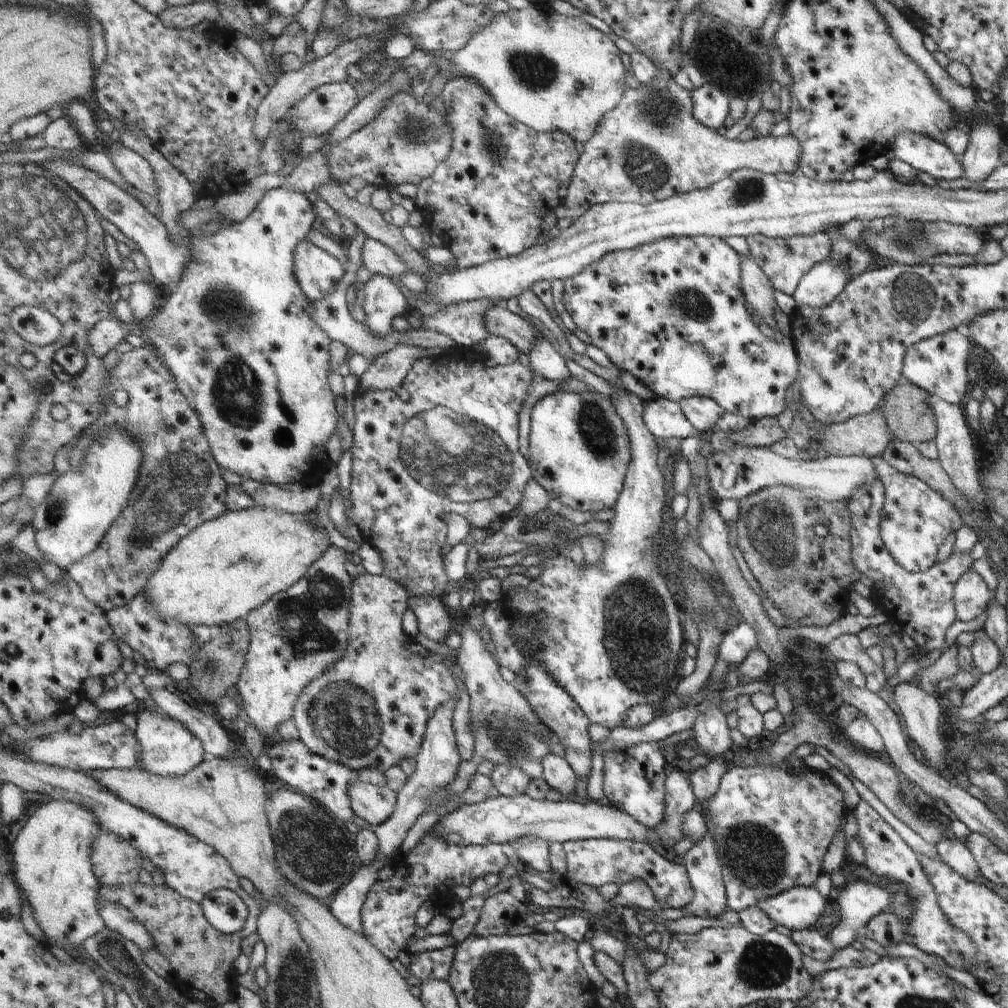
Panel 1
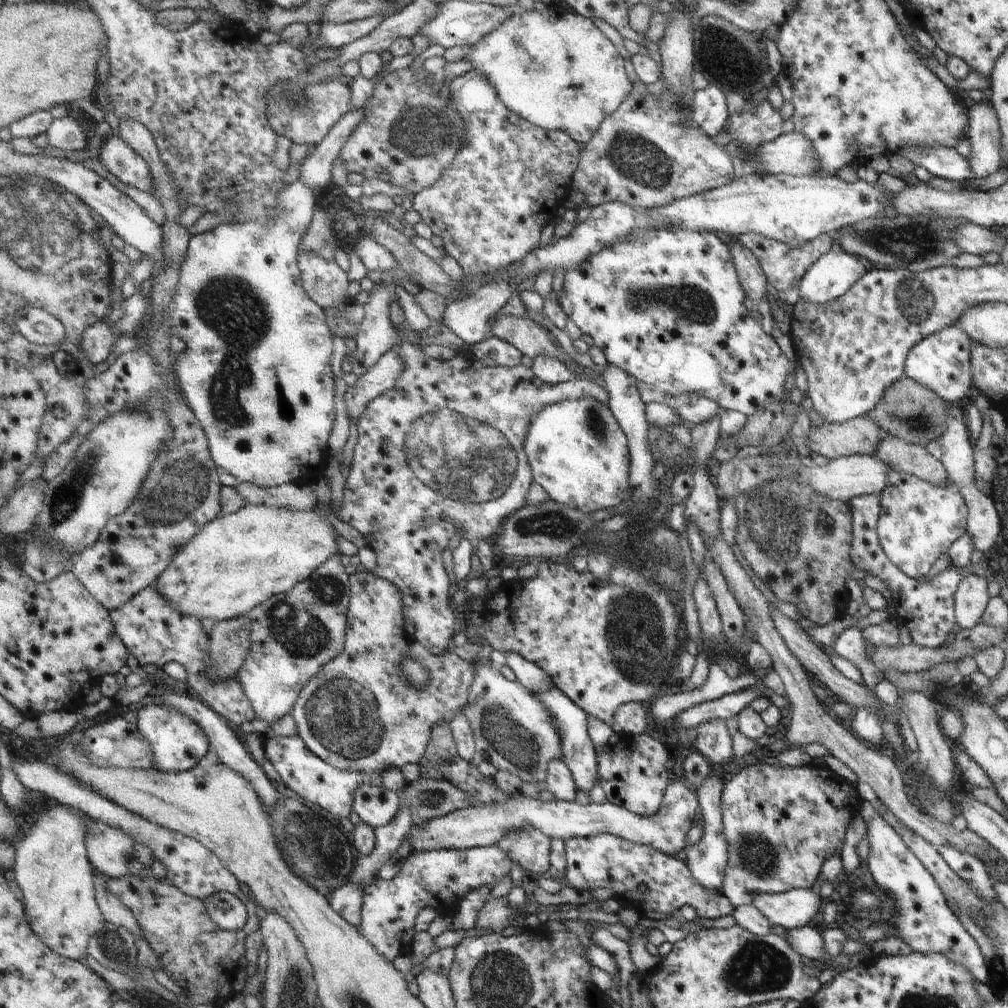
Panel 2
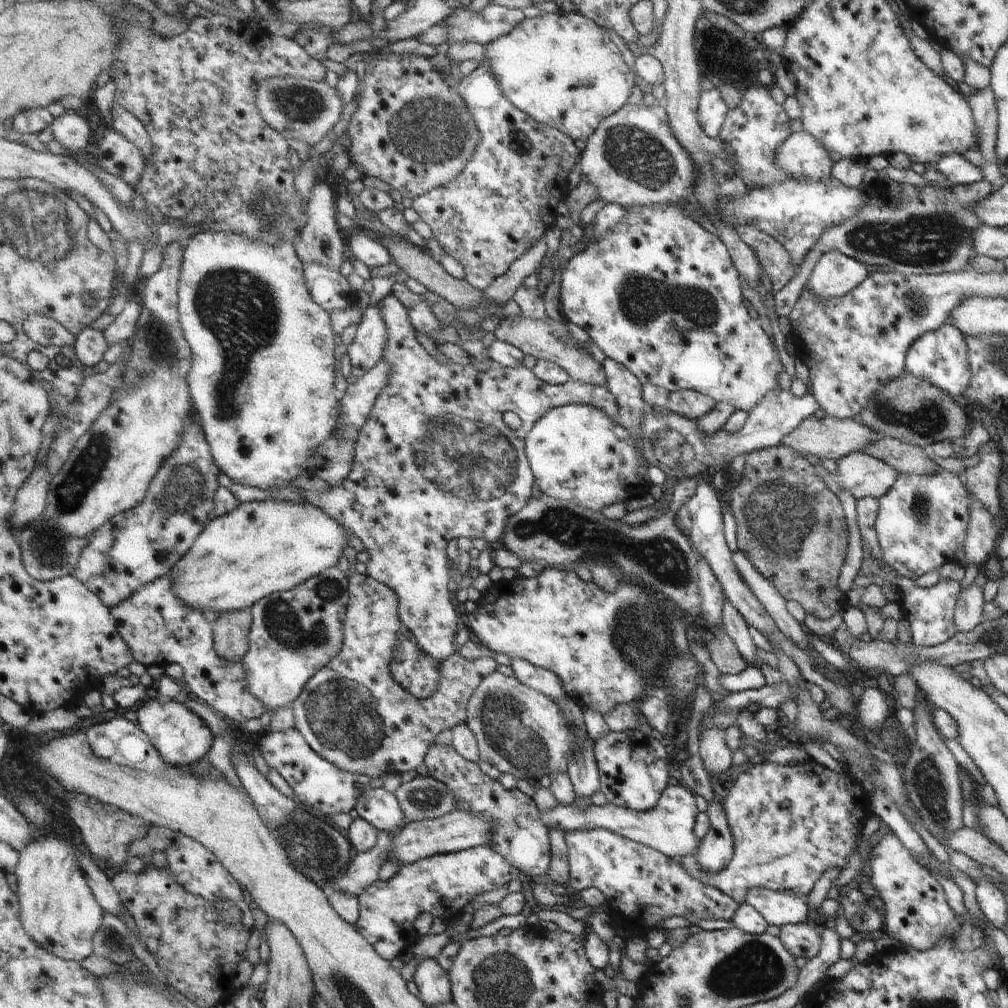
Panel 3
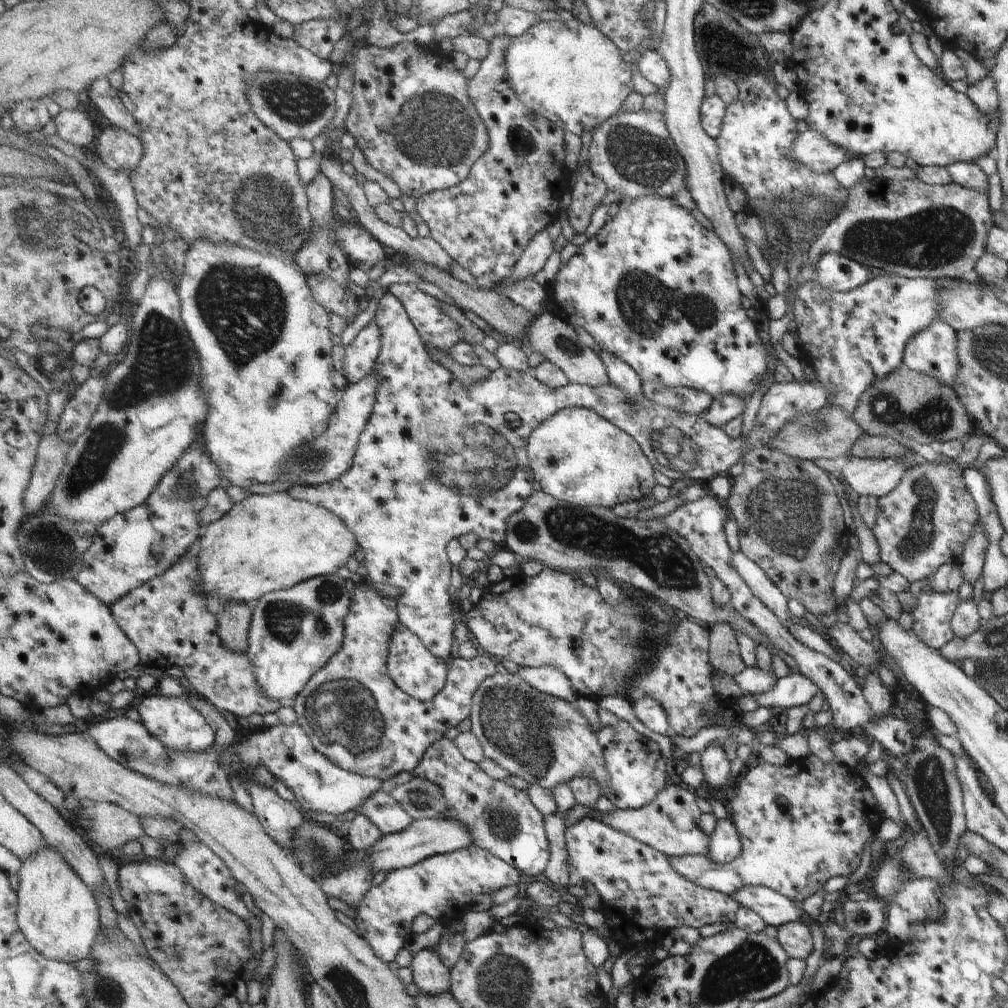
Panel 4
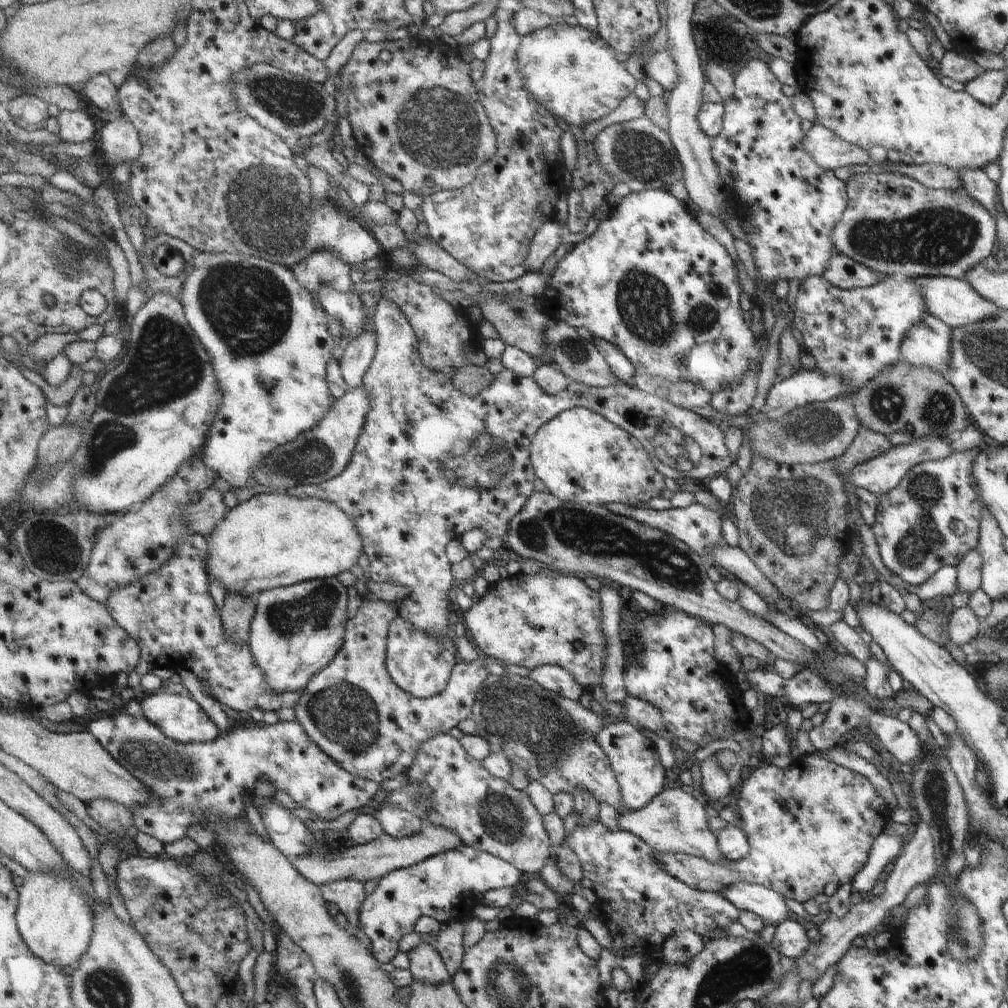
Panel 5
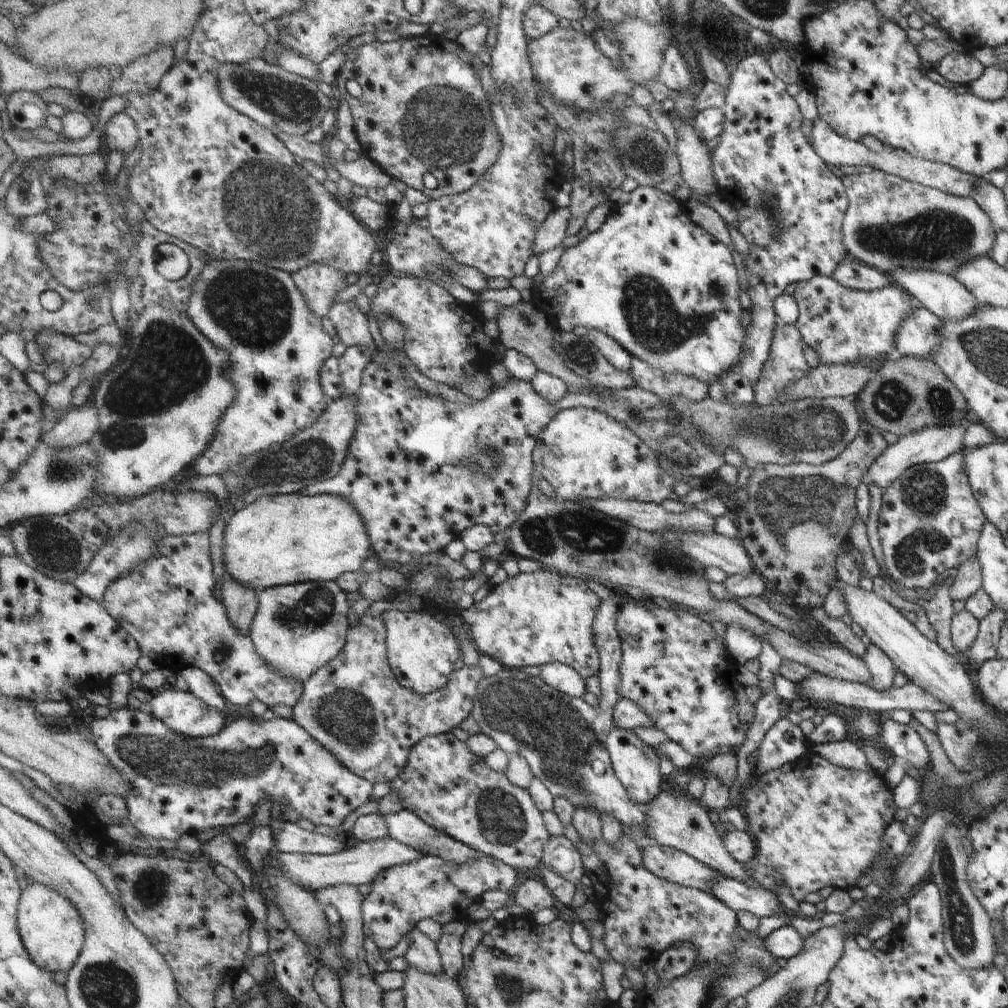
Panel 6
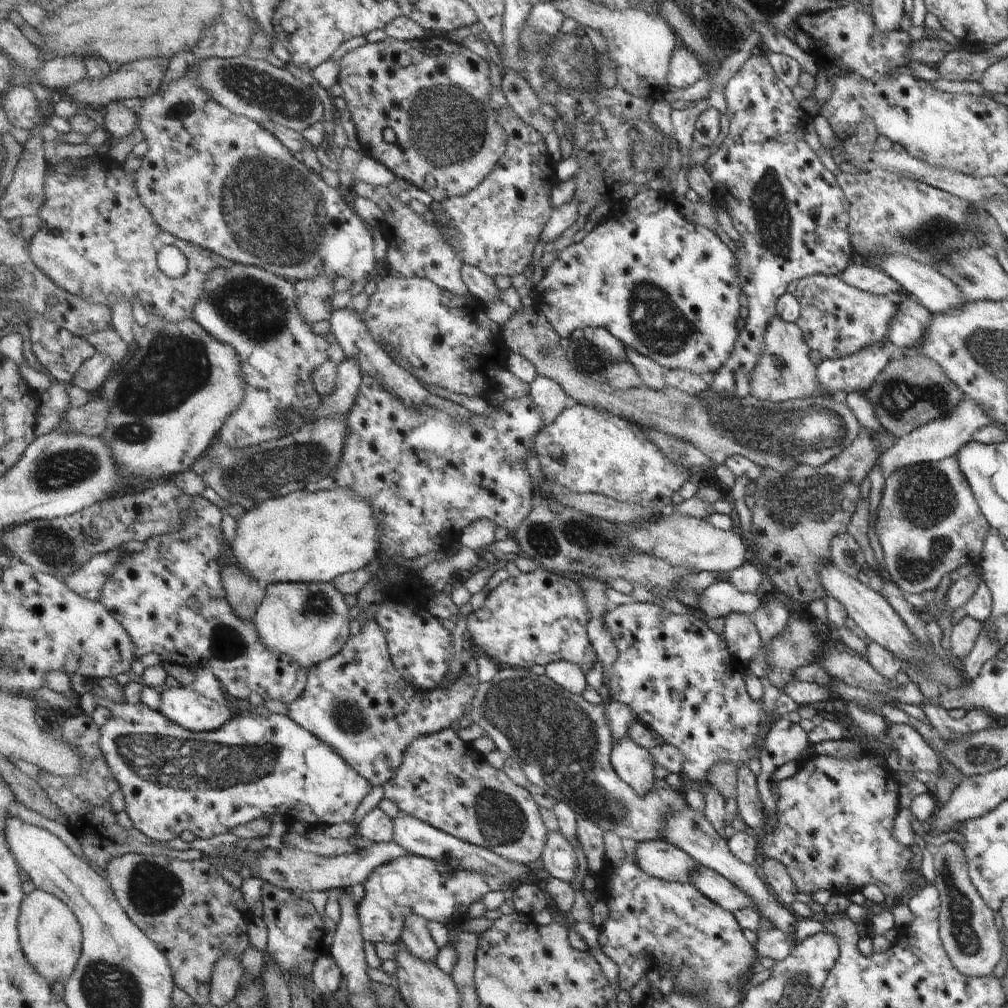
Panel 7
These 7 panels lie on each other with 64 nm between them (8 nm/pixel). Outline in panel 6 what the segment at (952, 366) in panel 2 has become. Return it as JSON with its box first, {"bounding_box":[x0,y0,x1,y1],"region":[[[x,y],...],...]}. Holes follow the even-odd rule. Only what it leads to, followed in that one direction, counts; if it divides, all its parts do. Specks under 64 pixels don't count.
{"bounding_box":[893,306,941,359],"region":[[[918,306],[899,322],[893,346],[903,356],[931,359],[931,354],[939,348],[941,322],[925,308]]]}

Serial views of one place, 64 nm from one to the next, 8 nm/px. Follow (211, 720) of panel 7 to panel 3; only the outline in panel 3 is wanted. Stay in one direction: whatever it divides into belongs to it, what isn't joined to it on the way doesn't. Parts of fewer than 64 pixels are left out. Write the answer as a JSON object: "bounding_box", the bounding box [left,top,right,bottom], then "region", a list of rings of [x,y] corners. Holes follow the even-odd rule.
{"bounding_box":[137,694,213,766],"region":[[[156,694],[144,700],[137,711],[138,723],[157,746],[159,754],[167,764],[173,766],[190,766],[193,762],[204,760],[213,746],[213,732],[205,722],[191,712],[185,704],[172,699],[162,698]]]}

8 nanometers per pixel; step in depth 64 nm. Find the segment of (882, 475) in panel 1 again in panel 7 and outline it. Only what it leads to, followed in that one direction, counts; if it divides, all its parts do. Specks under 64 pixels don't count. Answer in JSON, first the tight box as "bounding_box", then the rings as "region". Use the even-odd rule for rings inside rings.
{"bounding_box":[874,456,988,594],"region":[[[954,456],[901,468],[884,480],[874,530],[882,549],[884,568],[892,584],[903,592],[920,594],[940,590],[950,572],[969,562],[967,546],[979,544],[973,532],[985,532],[988,527]]]}

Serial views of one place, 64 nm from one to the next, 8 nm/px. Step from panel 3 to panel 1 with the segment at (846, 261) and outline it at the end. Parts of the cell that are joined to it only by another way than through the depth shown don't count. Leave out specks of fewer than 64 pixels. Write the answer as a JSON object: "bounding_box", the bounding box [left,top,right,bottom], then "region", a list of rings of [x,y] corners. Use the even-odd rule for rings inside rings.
{"bounding_box":[790,256,850,309],"region":[[[828,256],[826,260],[815,264],[799,280],[790,296],[795,301],[797,309],[825,307],[840,294],[850,280],[844,274],[844,267]]]}

